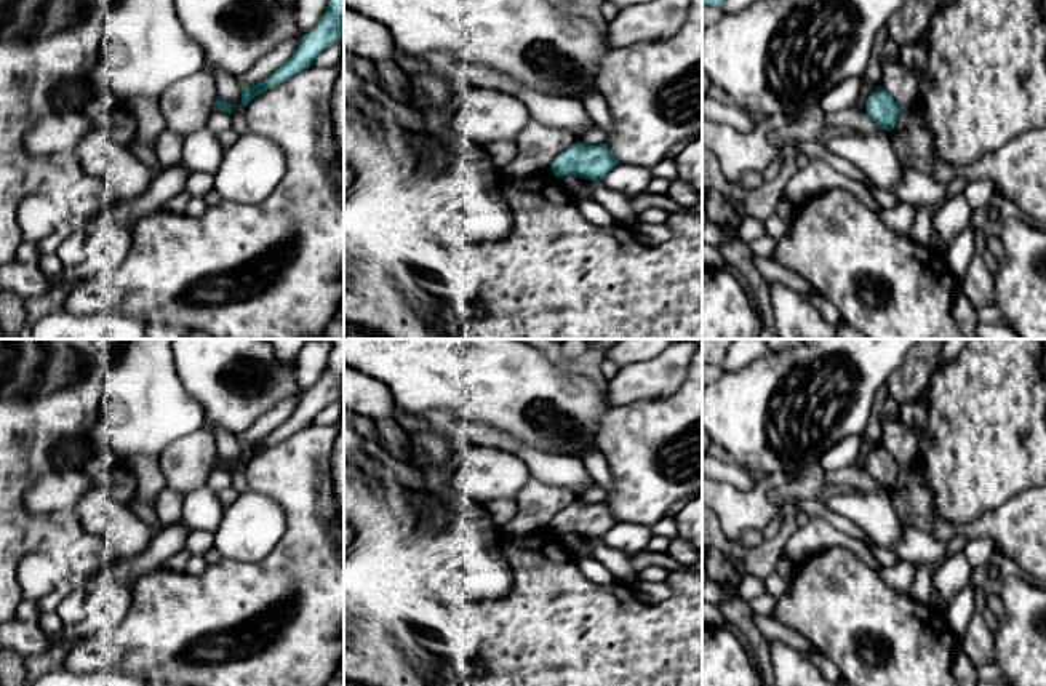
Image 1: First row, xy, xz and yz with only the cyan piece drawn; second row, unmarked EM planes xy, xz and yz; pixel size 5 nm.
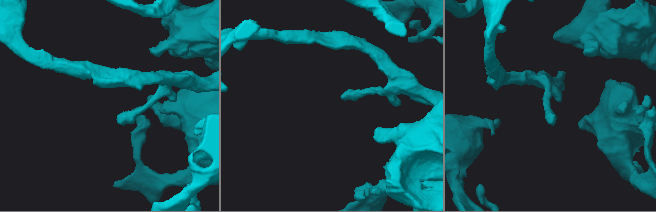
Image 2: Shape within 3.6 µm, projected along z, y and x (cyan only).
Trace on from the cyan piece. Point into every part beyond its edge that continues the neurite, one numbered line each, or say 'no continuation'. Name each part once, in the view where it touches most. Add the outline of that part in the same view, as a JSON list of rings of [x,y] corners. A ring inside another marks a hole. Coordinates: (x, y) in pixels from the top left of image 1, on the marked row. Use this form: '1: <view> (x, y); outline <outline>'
no continuation

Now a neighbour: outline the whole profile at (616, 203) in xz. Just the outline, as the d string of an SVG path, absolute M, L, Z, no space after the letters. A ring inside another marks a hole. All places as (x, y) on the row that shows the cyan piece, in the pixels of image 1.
M603 179L593 181L592 198L601 203L619 224L635 217L630 198L606 187Z

